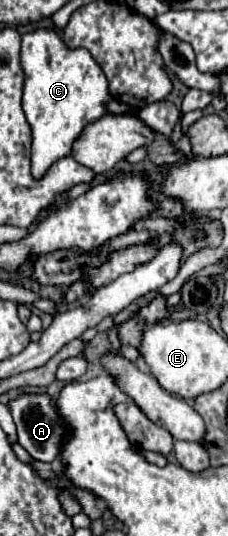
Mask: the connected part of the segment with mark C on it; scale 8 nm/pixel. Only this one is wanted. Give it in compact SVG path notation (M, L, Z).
M34 30L30 34L22 36L22 56L20 64L26 74L24 82L24 98L22 98L22 108L26 114L26 120L32 128L32 176L40 180L48 168L58 162L60 158L72 156L72 144L78 140L82 134L82 128L86 124L92 124L94 120L100 120L106 116L106 104L110 104L112 96L108 90L108 80L102 72L102 68L94 62L88 50L78 48L78 50L68 50L58 32L54 30Z

